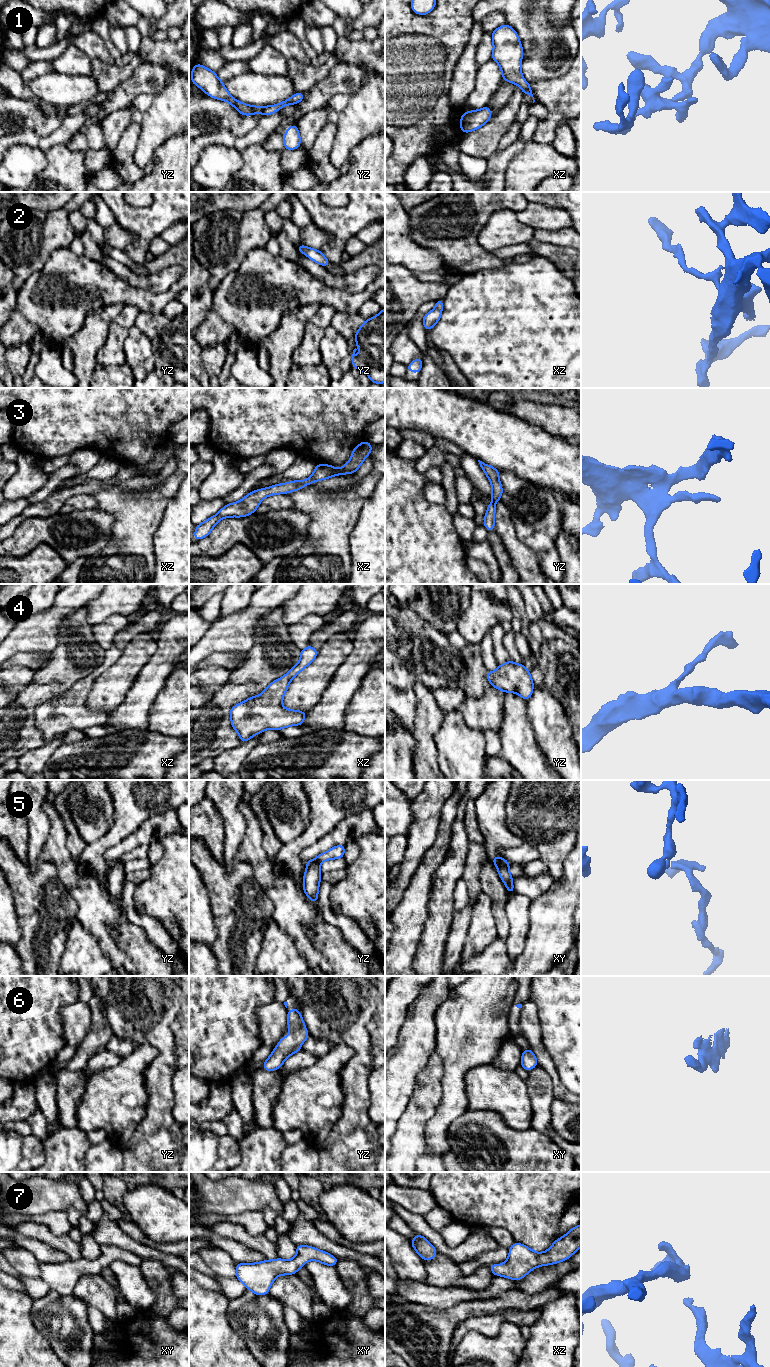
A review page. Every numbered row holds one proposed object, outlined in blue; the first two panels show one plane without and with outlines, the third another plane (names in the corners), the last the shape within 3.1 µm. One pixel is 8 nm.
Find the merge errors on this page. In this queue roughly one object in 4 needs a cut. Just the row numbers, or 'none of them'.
none of them

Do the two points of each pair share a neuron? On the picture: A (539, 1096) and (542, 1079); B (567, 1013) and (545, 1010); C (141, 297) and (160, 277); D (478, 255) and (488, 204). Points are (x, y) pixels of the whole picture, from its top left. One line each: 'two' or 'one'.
A: one
B: one
C: two
D: one

